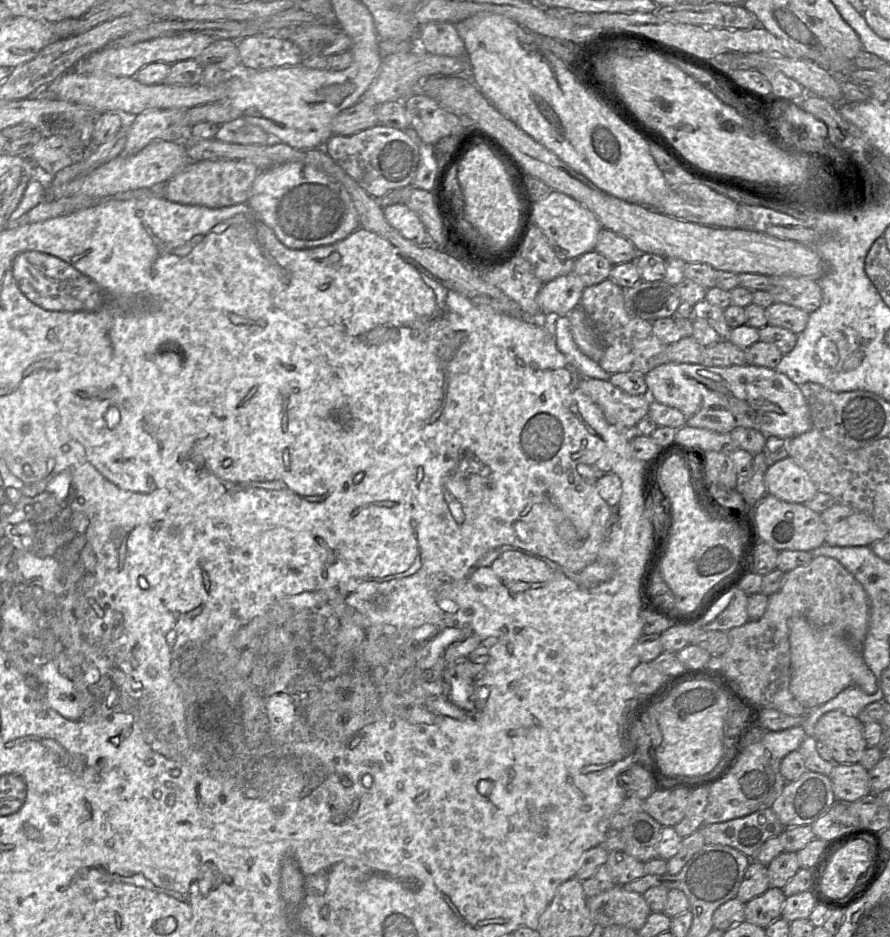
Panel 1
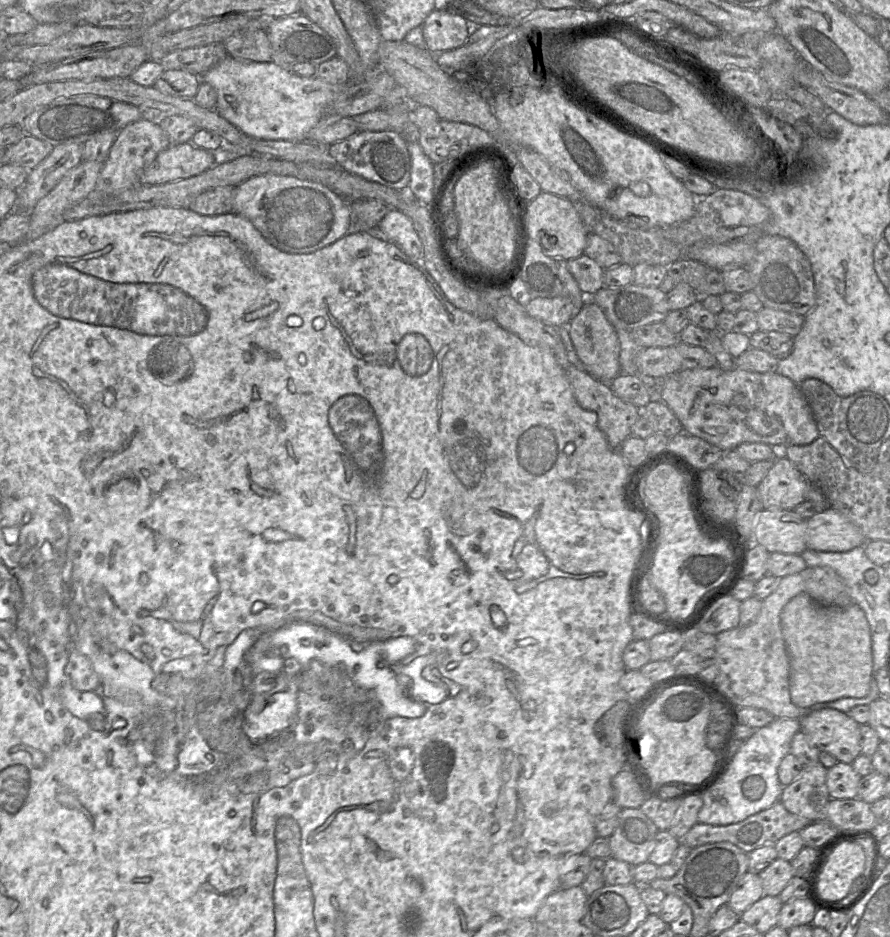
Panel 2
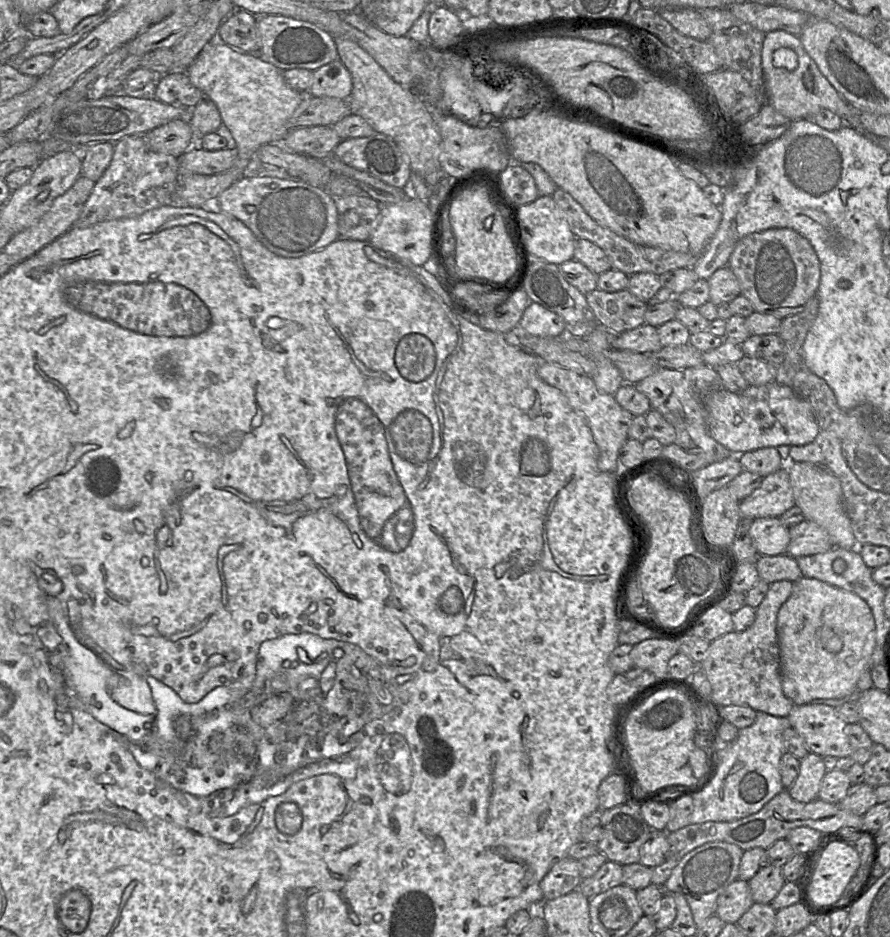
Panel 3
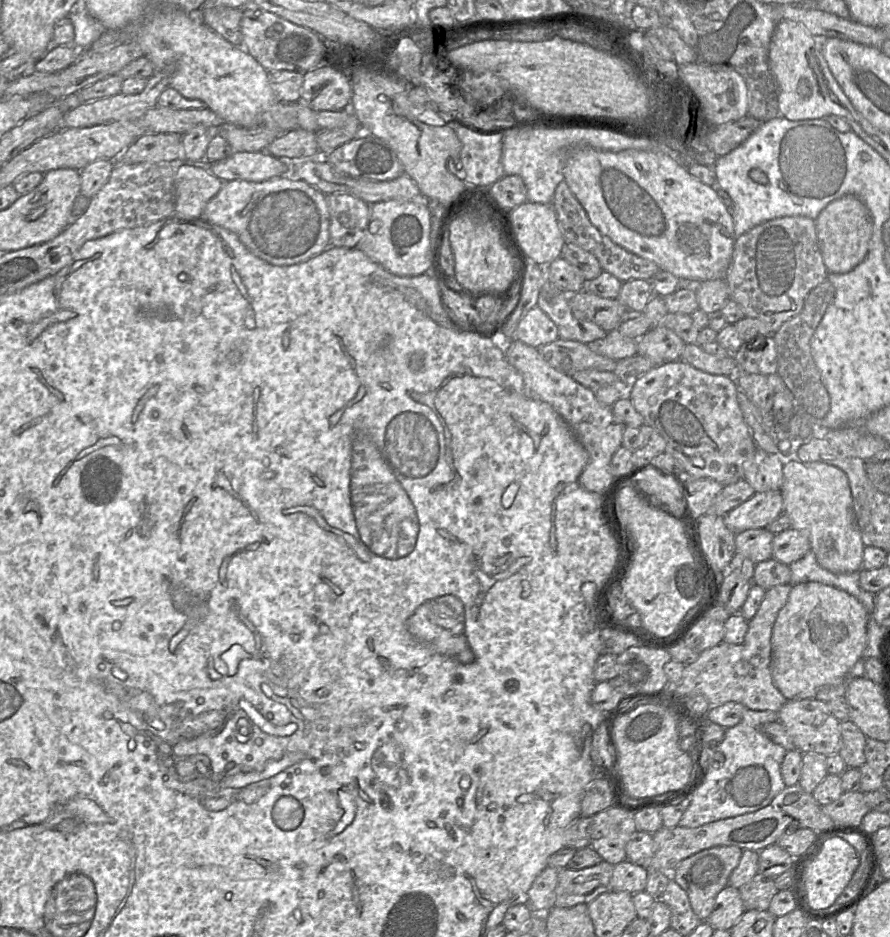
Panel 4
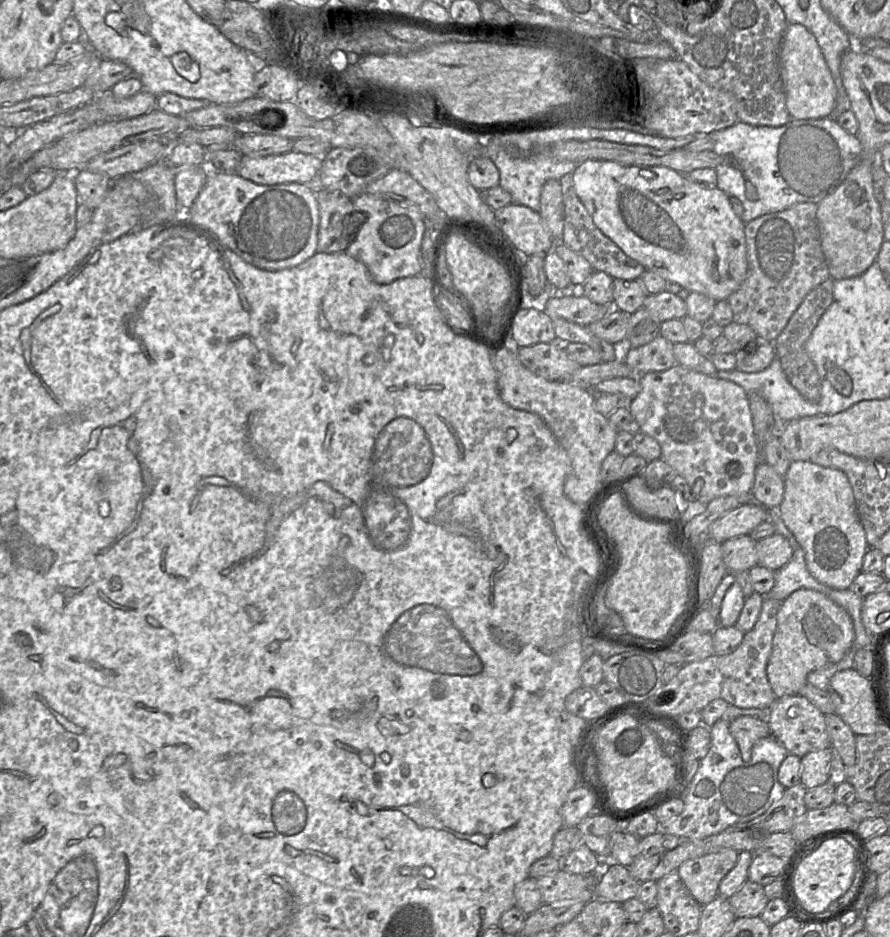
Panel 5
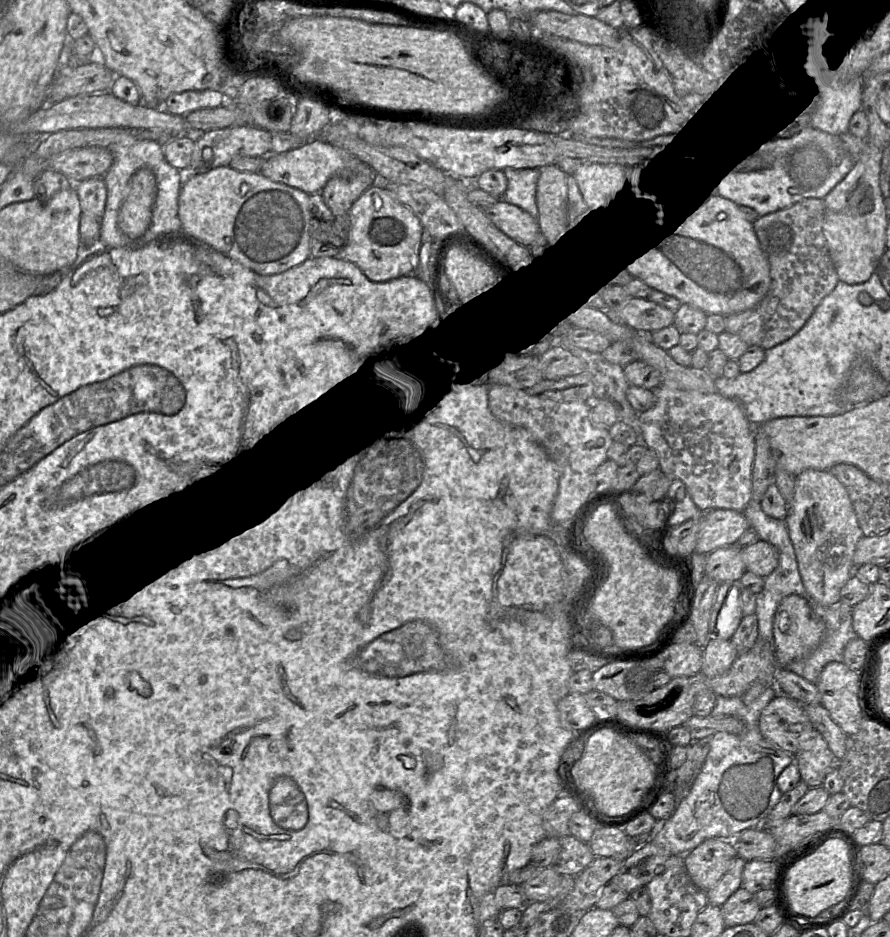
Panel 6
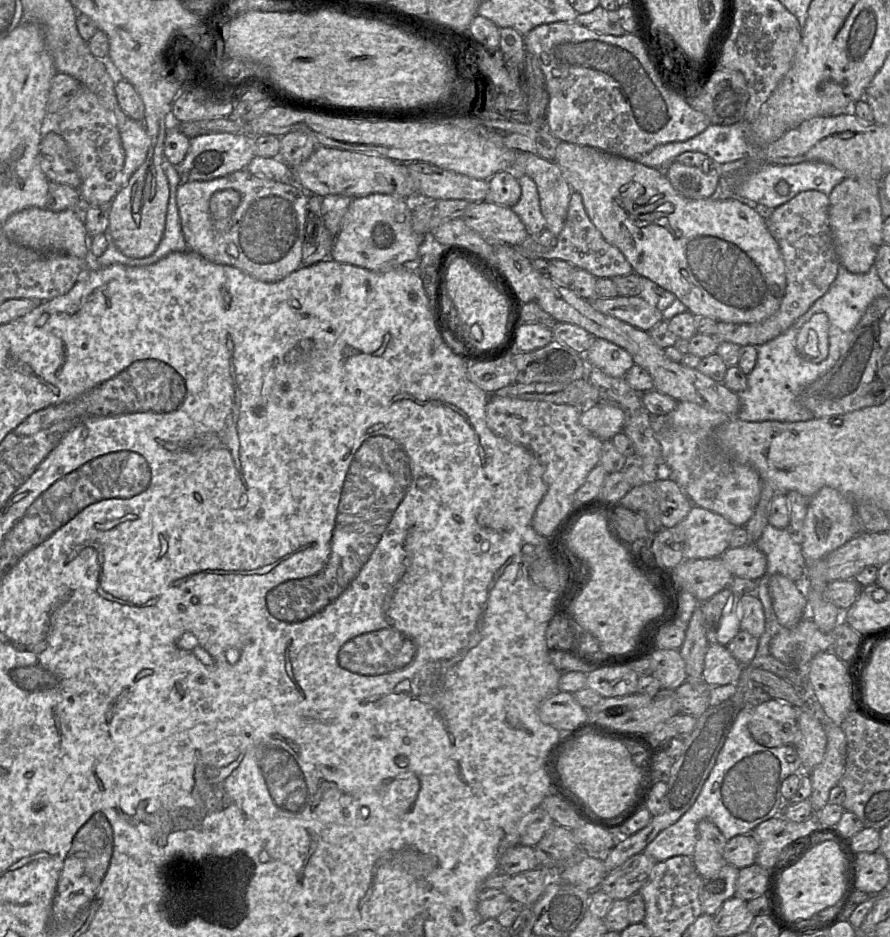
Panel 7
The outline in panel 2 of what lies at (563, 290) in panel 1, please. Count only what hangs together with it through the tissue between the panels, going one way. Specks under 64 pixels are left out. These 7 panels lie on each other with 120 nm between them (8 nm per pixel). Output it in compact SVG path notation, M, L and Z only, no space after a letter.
M565 297L534 298L526 306L527 313L554 327L568 327L574 317L574 306Z

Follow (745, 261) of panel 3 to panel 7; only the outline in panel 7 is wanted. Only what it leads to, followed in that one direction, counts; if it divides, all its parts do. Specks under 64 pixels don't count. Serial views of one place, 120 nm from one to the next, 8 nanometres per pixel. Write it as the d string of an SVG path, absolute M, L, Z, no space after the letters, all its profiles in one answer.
M809 190L797 194L775 208L766 219L766 225L777 241L785 262L786 289L780 307L776 313L761 322L717 322L714 337L718 341L758 347L774 339L805 314L827 292L837 276L840 263L829 224L829 198L825 193Z

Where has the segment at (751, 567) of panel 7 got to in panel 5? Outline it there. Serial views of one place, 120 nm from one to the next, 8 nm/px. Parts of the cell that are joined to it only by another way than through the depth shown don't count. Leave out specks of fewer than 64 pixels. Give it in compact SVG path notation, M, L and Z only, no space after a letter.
M774 533L756 542L758 564L772 571L777 571L792 558L793 548L788 539Z

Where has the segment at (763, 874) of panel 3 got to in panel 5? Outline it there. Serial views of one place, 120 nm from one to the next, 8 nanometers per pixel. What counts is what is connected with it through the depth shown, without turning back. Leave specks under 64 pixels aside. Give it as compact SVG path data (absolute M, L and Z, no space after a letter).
M749 880L728 900L736 918L760 917L770 901L764 886Z

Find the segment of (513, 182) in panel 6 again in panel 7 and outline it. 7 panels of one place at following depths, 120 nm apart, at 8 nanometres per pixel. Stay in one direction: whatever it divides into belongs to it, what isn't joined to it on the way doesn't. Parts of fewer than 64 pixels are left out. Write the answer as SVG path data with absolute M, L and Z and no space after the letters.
M516 174L516 178L521 187L521 196L511 209L524 224L529 236L537 236L545 229L546 223L541 213L536 184L527 175Z

